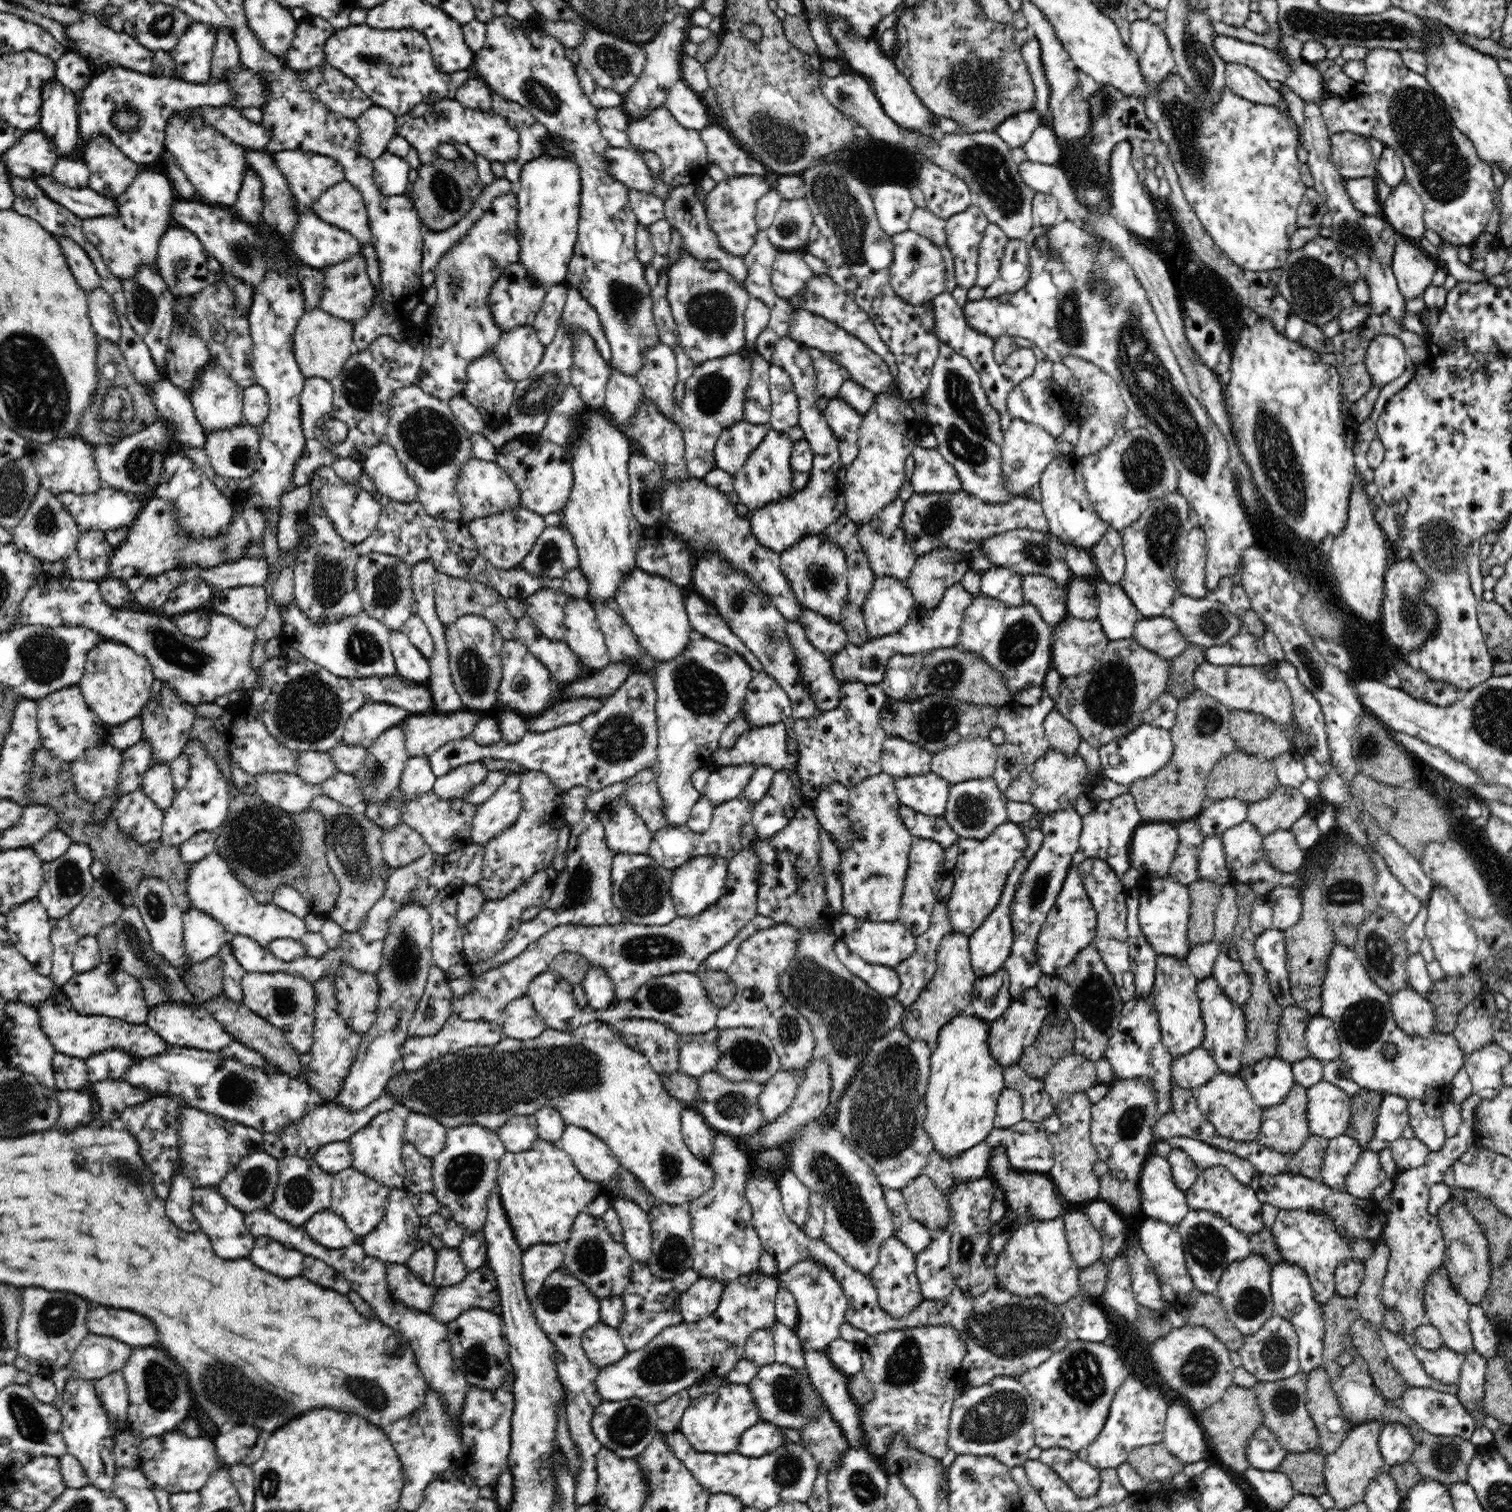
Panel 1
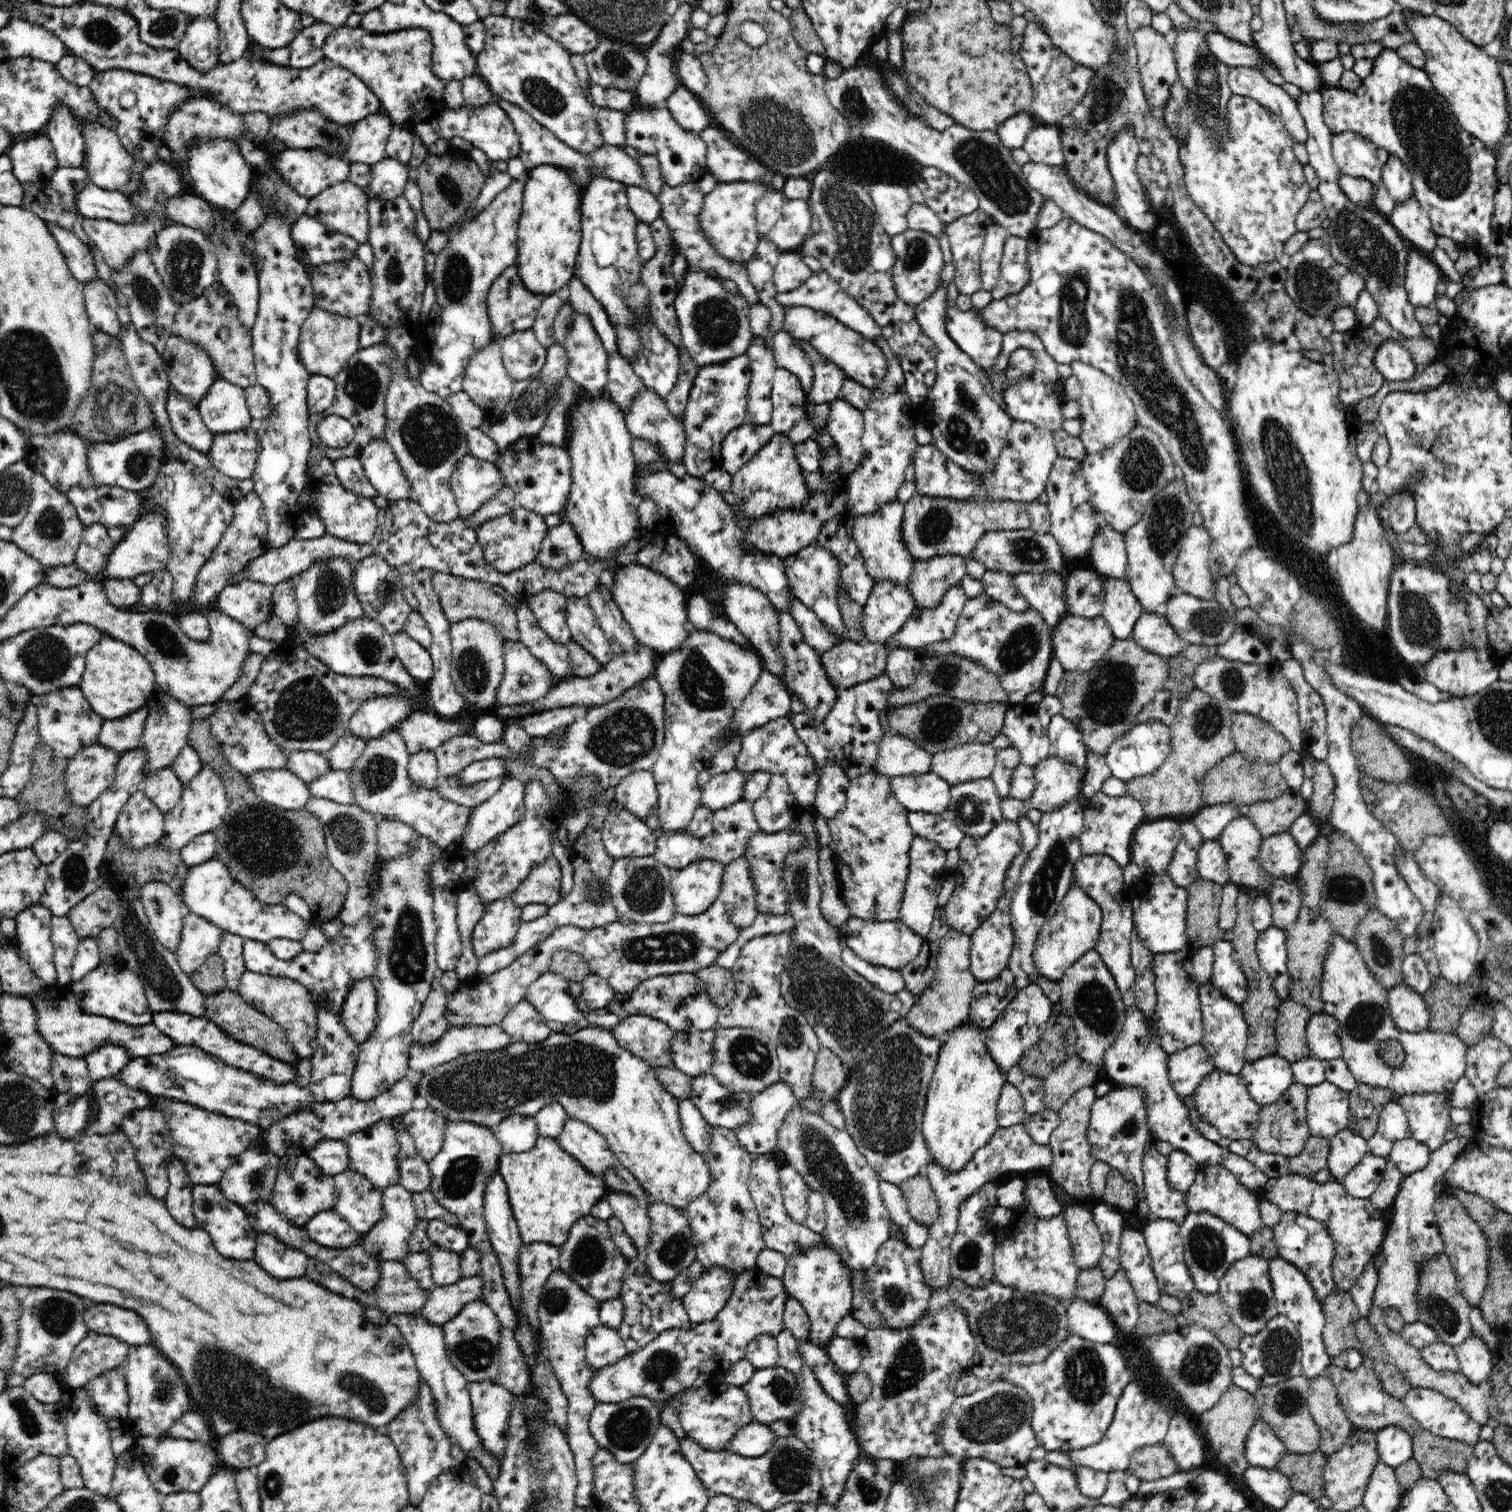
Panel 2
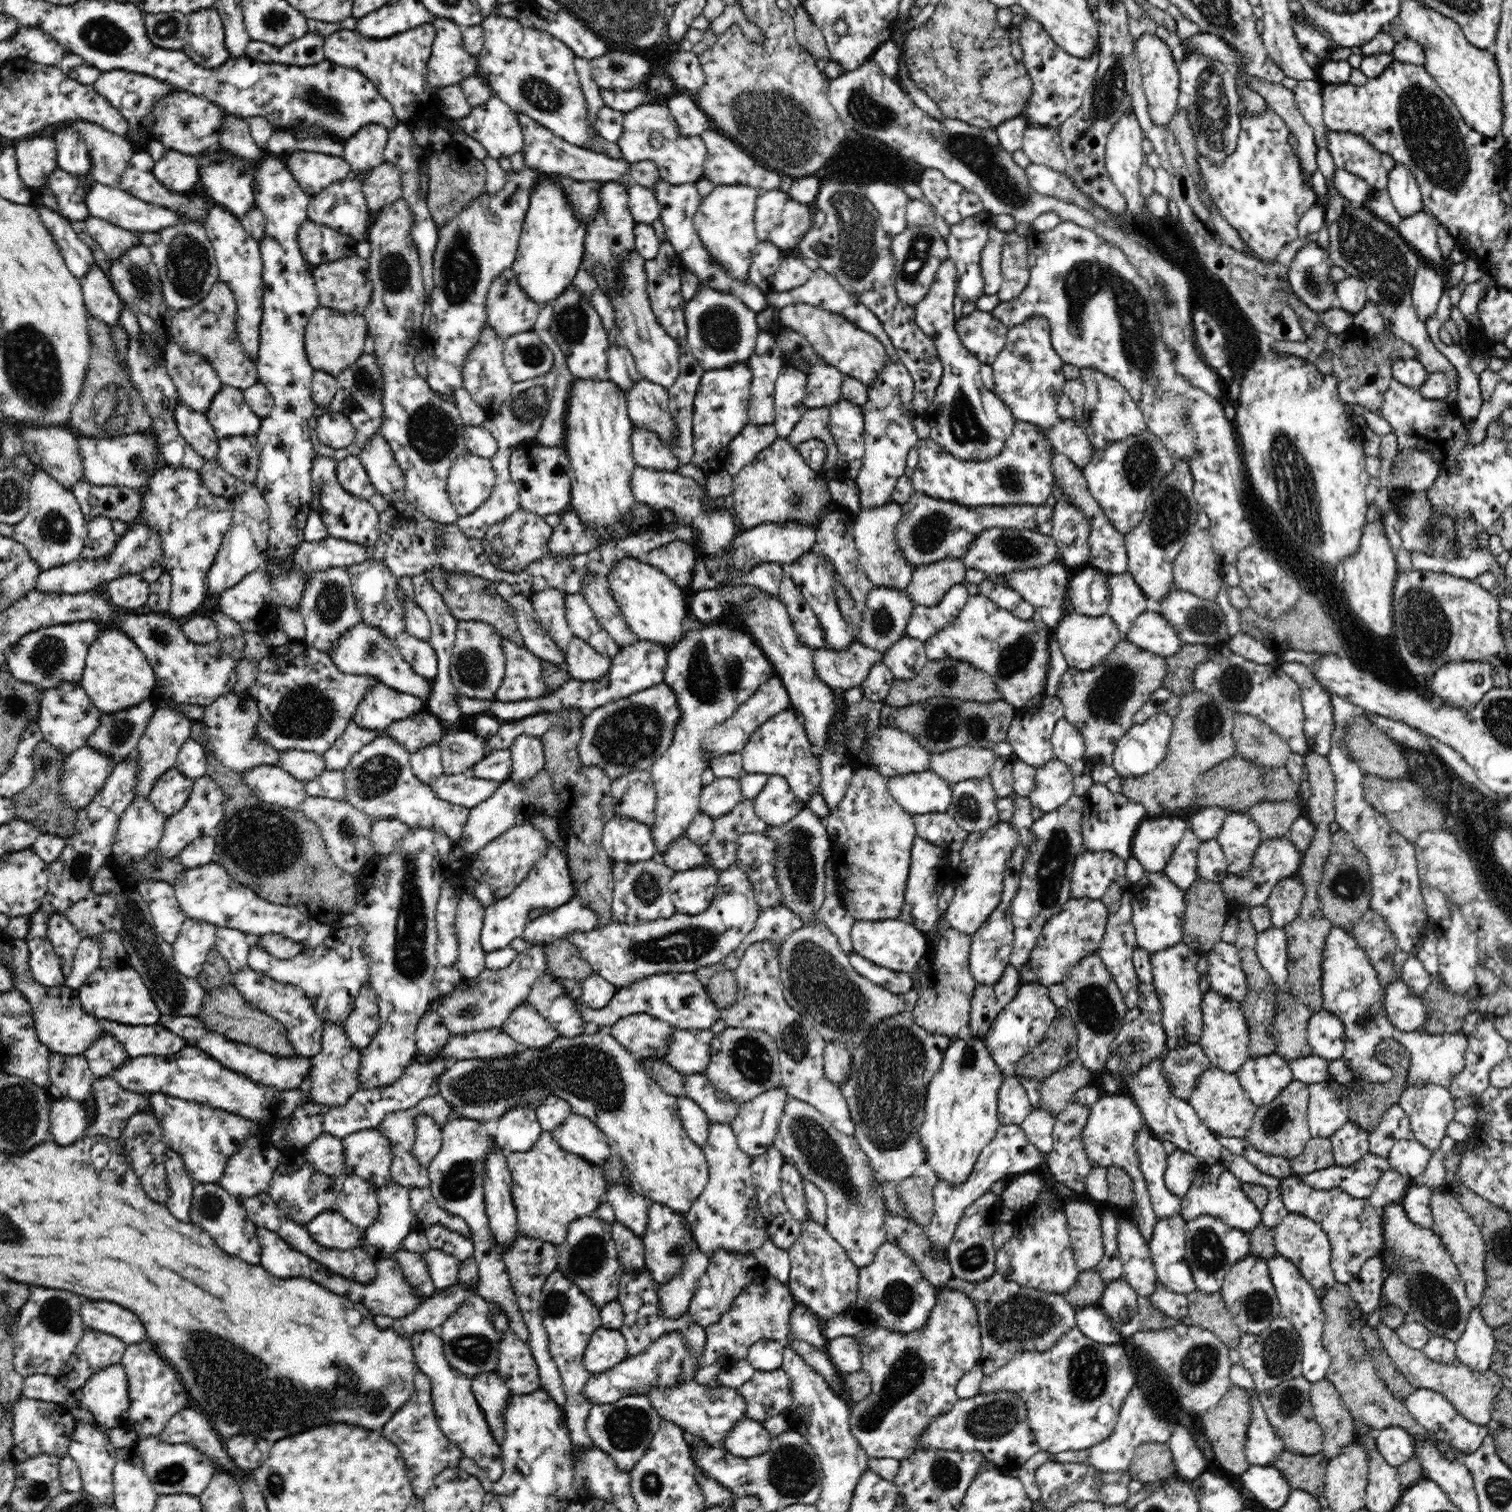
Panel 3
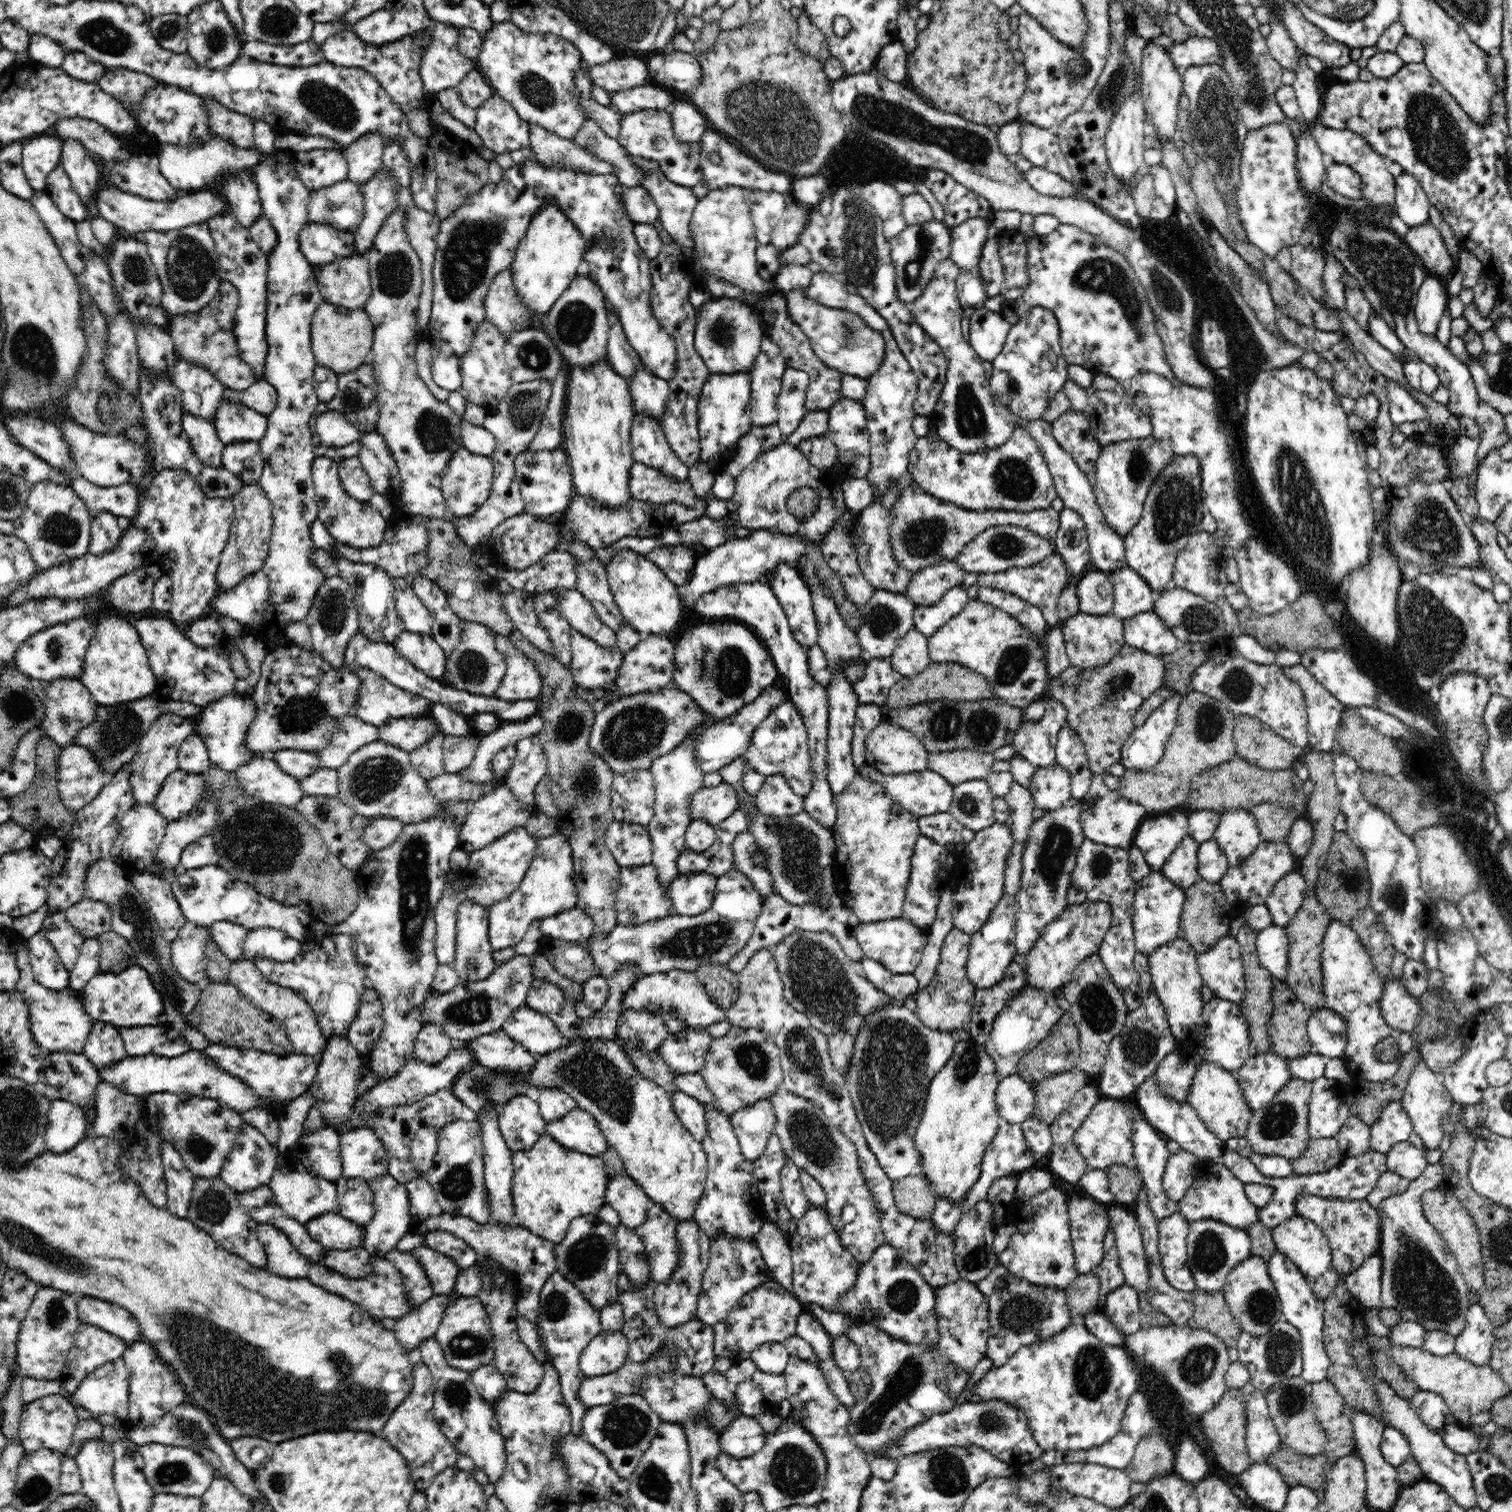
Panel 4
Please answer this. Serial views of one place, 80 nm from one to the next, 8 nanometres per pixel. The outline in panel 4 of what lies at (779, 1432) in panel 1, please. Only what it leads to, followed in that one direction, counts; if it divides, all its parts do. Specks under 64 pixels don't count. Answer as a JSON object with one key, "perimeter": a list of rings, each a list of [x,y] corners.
{"perimeter":[[[741,1414],[720,1434],[719,1445],[734,1458],[748,1458],[765,1447],[767,1435],[758,1418]]]}

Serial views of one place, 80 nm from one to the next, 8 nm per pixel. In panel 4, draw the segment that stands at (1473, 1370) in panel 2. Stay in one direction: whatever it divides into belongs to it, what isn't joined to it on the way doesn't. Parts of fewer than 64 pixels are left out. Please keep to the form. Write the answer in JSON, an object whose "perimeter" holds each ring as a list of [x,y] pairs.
{"perimeter":[[[1472,1304],[1467,1312],[1466,1326],[1455,1338],[1455,1353],[1476,1366],[1489,1364],[1495,1341],[1493,1324],[1479,1304]]]}

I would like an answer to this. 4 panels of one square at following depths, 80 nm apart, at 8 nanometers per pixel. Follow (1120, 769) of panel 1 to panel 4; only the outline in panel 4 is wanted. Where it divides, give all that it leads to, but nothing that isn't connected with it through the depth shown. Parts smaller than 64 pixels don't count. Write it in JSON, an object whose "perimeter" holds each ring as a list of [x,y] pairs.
{"perimeter":[[[1174,693],[1170,700],[1166,700],[1160,705],[1150,716],[1144,721],[1142,726],[1135,726],[1130,732],[1130,736],[1126,738],[1122,748],[1120,748],[1119,762],[1125,771],[1132,770],[1138,772],[1146,772],[1152,769],[1164,755],[1165,748],[1172,734],[1173,728],[1176,726],[1176,714],[1178,714],[1178,705],[1183,702],[1183,698]]]}

